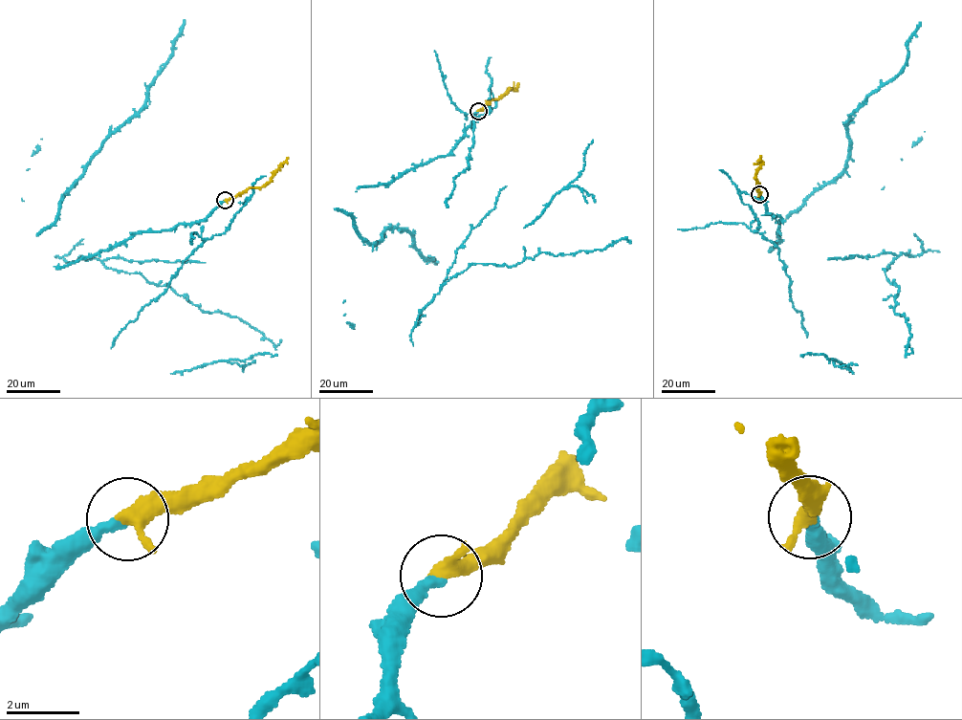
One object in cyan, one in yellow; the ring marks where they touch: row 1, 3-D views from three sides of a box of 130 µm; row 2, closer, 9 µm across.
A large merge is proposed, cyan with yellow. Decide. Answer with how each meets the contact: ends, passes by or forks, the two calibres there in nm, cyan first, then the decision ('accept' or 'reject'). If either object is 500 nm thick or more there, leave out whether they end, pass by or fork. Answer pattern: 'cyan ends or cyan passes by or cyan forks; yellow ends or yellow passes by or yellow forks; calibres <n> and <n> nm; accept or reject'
cyan ends; yellow passes by; calibres 280 and 360 nm; accept

